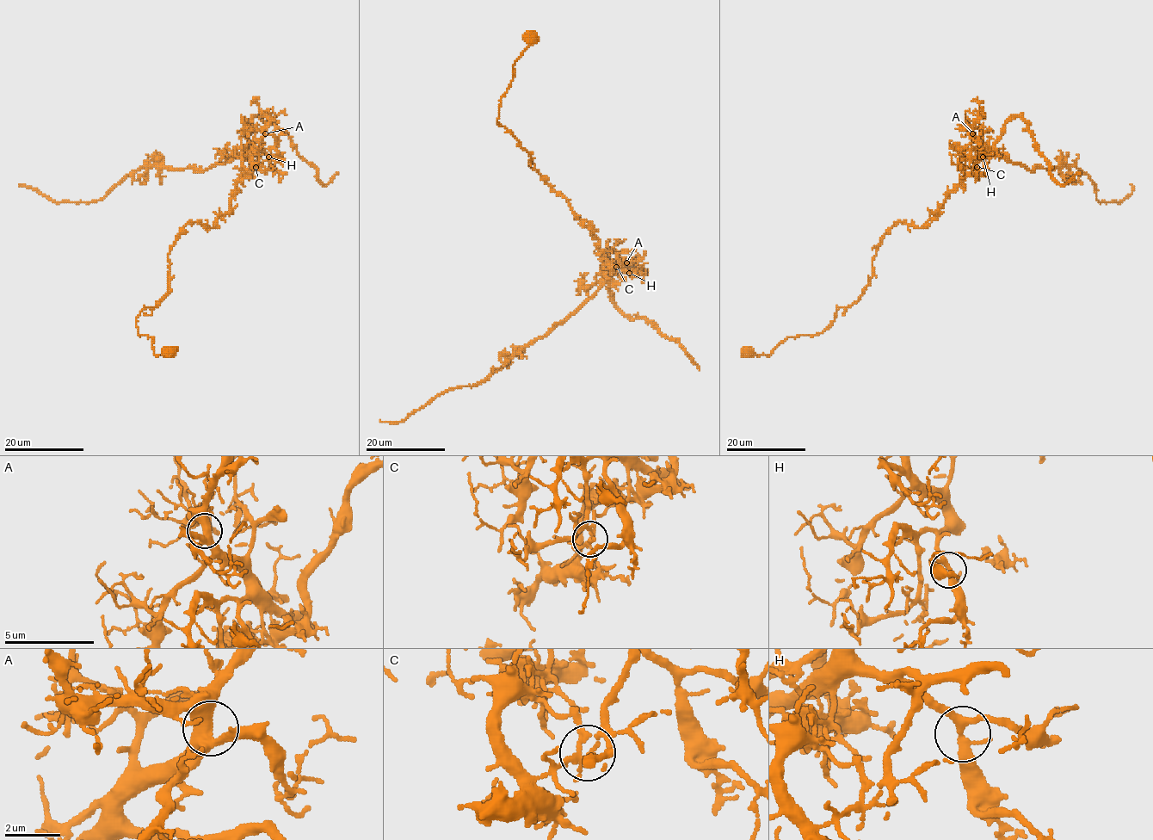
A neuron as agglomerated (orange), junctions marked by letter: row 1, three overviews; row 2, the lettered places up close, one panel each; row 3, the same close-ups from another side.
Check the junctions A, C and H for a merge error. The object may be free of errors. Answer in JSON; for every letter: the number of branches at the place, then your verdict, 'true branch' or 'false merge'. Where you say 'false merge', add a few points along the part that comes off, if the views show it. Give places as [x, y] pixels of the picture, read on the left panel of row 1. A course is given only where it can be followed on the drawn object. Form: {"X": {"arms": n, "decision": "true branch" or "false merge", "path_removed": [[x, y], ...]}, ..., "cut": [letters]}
{"A": {"arms": 3, "decision": "true branch"}, "C": {"arms": 3, "decision": "false merge", "path_removed": [[255, 167], [246, 152], [204, 169], [142, 166], [132, 170], [102, 198], [87, 201], [53, 201], [18, 183]]}, "H": {"arms": 3, "decision": "true branch"}, "cut": ["C"]}

